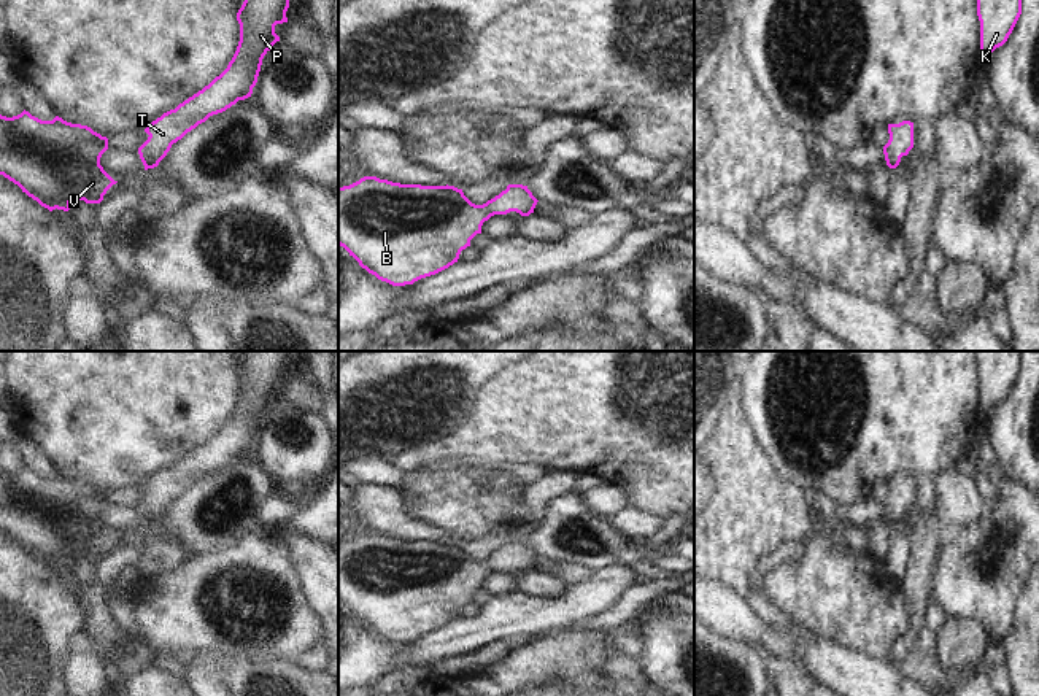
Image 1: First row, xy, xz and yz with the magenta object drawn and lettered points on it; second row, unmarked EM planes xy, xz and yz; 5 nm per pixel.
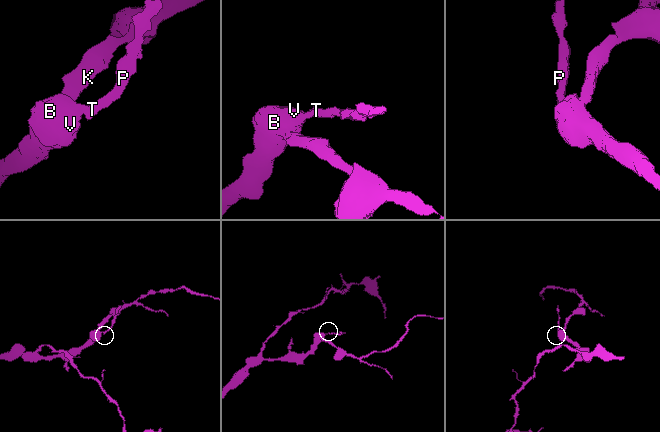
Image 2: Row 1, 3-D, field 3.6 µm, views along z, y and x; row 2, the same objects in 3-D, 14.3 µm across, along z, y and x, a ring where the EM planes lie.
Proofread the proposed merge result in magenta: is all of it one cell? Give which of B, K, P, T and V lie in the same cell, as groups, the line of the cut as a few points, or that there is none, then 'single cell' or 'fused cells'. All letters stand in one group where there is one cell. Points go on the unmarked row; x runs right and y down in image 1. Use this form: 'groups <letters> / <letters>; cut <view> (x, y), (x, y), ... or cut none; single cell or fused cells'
groups B K P T V; cut none; single cell

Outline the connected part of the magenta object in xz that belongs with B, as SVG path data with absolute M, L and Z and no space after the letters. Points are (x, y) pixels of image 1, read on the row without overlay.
M364 532L338 543L338 601L378 636L392 642L413 640L458 618L491 572L510 567L529 572L537 558L523 540L508 540L494 555L475 561L454 542L400 540Z

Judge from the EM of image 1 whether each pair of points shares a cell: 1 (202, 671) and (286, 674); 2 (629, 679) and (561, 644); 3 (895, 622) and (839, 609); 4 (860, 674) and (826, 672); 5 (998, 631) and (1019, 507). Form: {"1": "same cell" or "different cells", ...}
{"1": "same cell", "2": "different cells", "3": "same cell", "4": "same cell", "5": "same cell"}

